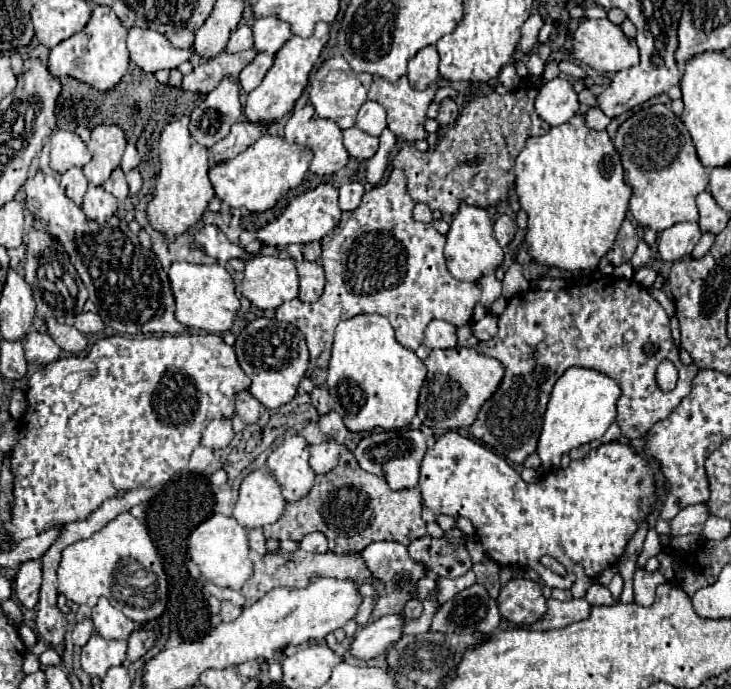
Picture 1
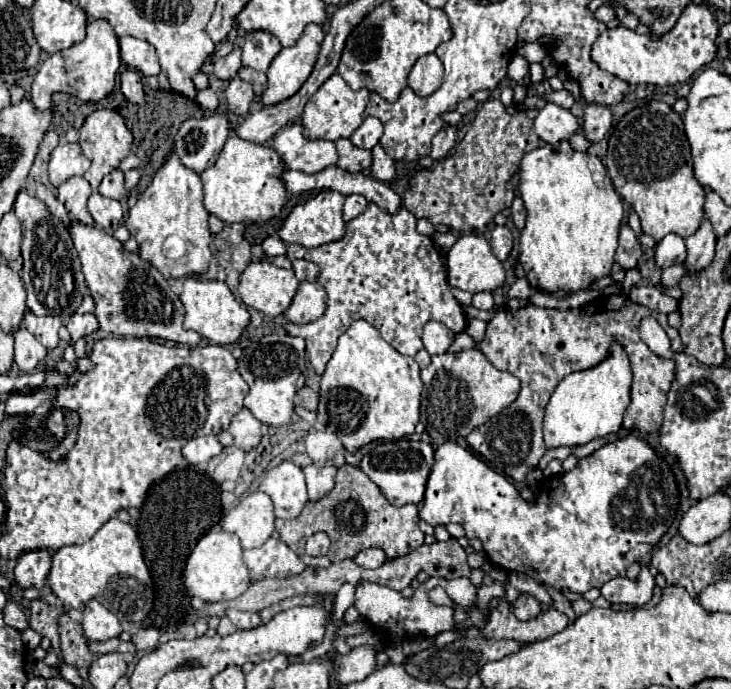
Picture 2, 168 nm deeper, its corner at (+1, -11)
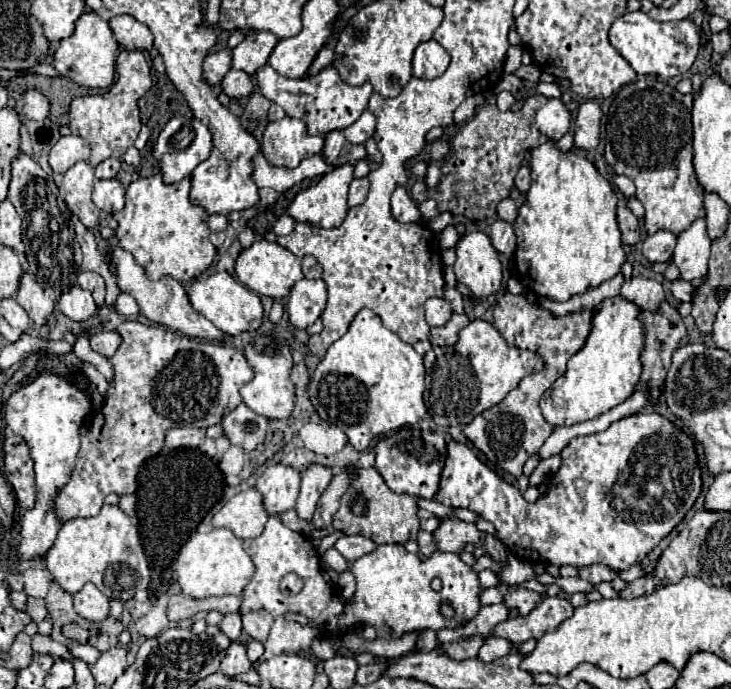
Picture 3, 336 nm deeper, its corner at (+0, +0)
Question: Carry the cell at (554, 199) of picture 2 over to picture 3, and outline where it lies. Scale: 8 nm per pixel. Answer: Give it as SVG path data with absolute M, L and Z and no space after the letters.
M556 140L532 148L530 170L532 184L514 224L518 238L514 260L524 288L564 302L614 278L626 256L616 222L618 196L612 184L588 158L558 150Z

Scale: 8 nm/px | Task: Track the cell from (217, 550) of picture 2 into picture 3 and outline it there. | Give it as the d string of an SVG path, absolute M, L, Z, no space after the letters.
M214 528L212 532L194 534L182 546L176 558L176 574L182 592L192 598L242 594L244 586L254 574L254 564L242 548L242 540L238 540L234 532L230 532L230 528Z

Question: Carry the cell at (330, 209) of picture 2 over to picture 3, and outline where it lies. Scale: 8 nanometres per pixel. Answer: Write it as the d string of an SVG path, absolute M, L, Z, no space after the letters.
M344 164L324 174L322 180L300 192L288 206L288 214L296 222L306 222L318 228L336 228L348 212L346 196L352 182L352 164Z

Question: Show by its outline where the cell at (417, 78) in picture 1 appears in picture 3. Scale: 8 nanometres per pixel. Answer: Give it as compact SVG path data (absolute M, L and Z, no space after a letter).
M434 40L422 42L412 58L412 74L416 78L438 78L450 64L448 52Z

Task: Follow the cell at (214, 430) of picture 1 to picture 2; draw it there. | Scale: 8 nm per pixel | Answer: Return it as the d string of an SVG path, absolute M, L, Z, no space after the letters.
M205 435L205 437L191 439L191 441L187 441L187 443L183 445L183 449L181 449L185 461L191 463L191 465L209 461L211 457L219 455L221 451L223 451L223 445L217 441L215 435Z

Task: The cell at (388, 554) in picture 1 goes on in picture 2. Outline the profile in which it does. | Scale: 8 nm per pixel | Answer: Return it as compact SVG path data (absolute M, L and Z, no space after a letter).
M363 549L353 557L353 561L363 569L365 569L365 565L369 569L377 569L379 565L383 565L387 561L387 555L381 549Z

